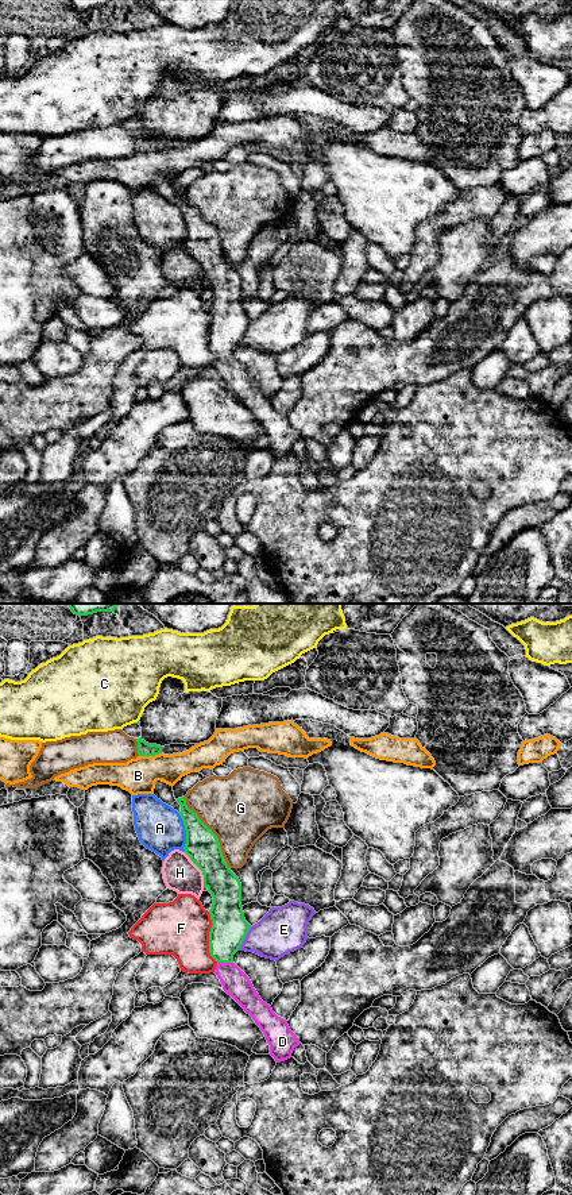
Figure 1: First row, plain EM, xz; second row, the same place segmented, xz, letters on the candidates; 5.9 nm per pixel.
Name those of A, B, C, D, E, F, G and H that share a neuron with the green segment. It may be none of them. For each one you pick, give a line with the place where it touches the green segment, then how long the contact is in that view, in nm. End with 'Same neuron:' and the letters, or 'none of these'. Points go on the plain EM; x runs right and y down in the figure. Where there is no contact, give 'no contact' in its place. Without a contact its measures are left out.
D: meets green in xz at (225, 357); contact 100 nm long
Same neuron: D

